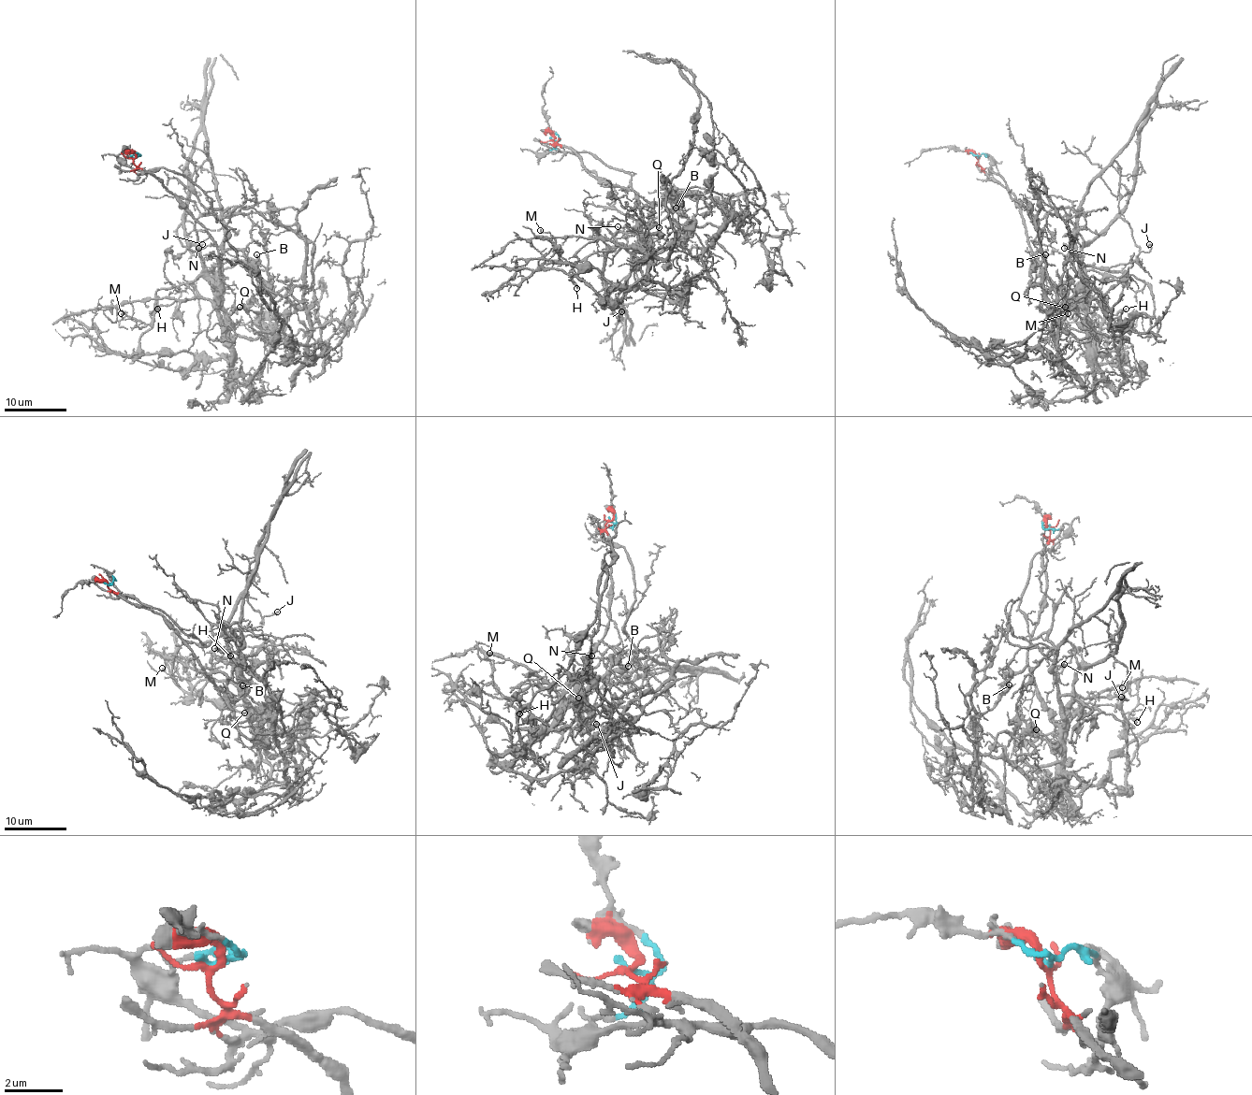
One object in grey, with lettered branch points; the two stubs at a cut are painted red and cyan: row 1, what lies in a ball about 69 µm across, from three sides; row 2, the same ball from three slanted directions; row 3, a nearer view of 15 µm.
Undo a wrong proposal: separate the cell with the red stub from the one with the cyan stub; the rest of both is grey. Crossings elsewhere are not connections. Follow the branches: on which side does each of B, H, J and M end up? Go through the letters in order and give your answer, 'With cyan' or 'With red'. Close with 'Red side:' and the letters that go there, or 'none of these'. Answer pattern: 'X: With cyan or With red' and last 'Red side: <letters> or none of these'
B: With red
H: With red
J: With red
M: With red
Red side: B, H, J, M

